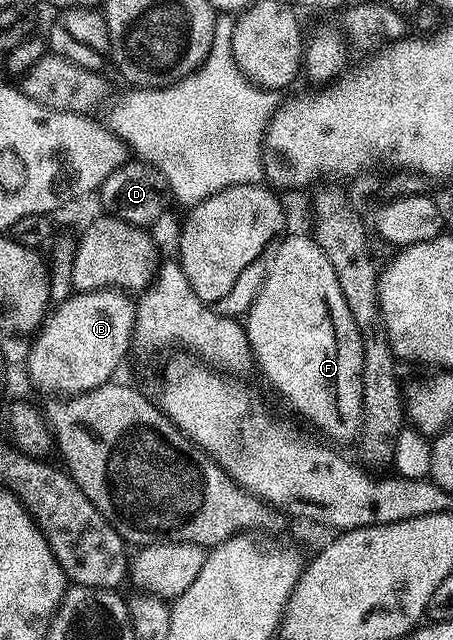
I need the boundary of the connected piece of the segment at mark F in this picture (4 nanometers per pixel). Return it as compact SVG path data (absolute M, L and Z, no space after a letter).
M291 233L283 238L281 244L276 248L264 284L244 315L244 325L250 341L250 350L254 353L257 369L259 371L262 369L263 376L274 385L275 392L300 417L307 418L323 434L323 436L321 435L323 439L331 438L331 440L326 439L331 443L350 442L353 438L355 441L362 429L362 337L356 328L356 320L352 320L352 312L348 312L348 300L344 300L344 292L340 292L340 280L336 280L336 272L332 272L332 264L328 264L328 256L324 256L324 252L320 252L320 248L315 244L313 237L306 235L305 238L302 234L293 234Z

